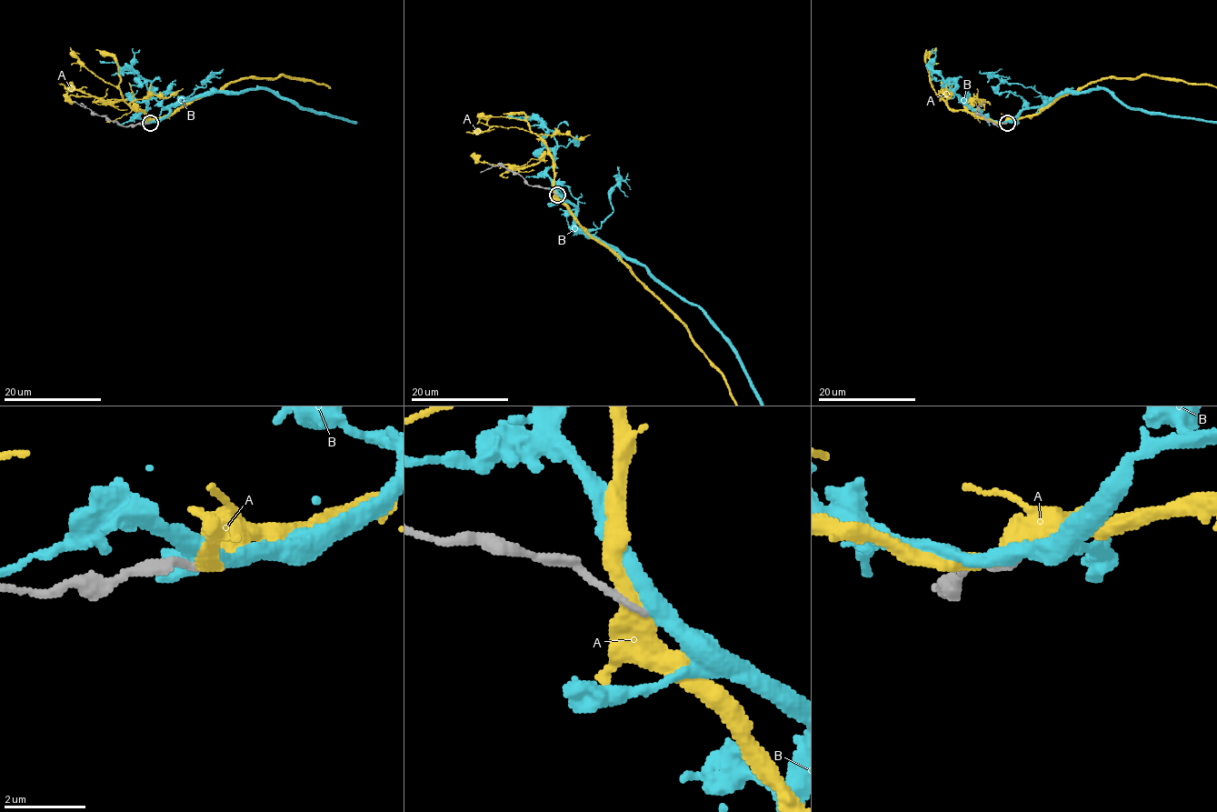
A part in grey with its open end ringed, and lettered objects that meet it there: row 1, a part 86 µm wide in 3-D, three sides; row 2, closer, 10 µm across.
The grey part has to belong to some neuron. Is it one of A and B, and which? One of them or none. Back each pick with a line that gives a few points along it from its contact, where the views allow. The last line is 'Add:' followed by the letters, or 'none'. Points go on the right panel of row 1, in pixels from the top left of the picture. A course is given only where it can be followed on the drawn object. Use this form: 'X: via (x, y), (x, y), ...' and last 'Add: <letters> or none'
Add: none

